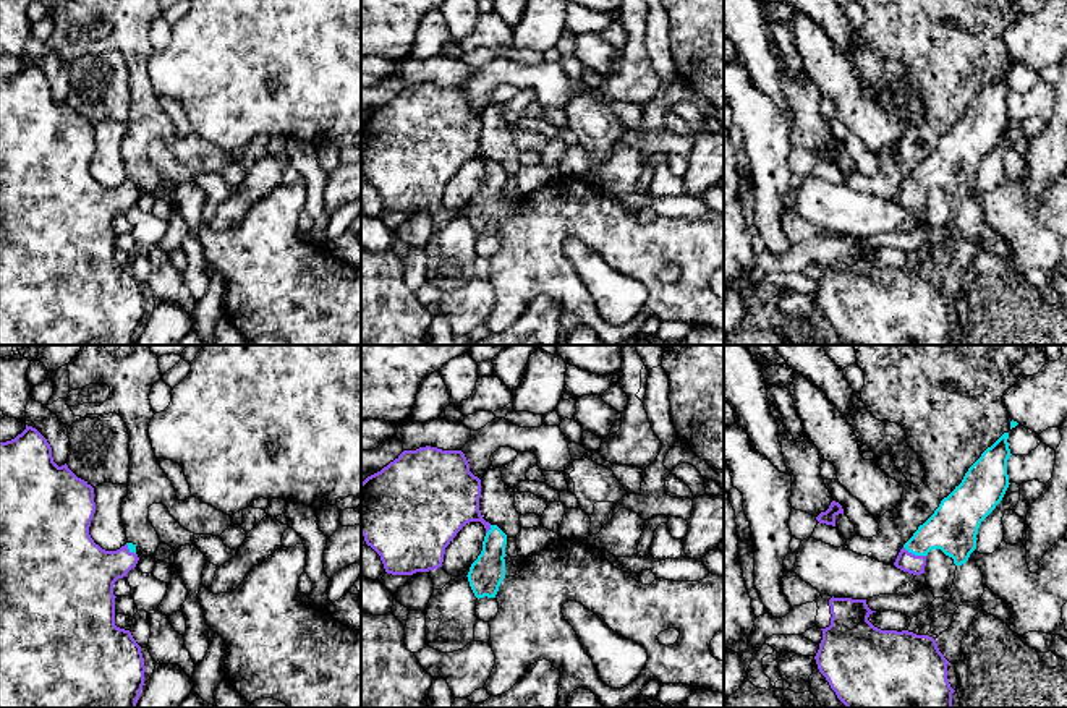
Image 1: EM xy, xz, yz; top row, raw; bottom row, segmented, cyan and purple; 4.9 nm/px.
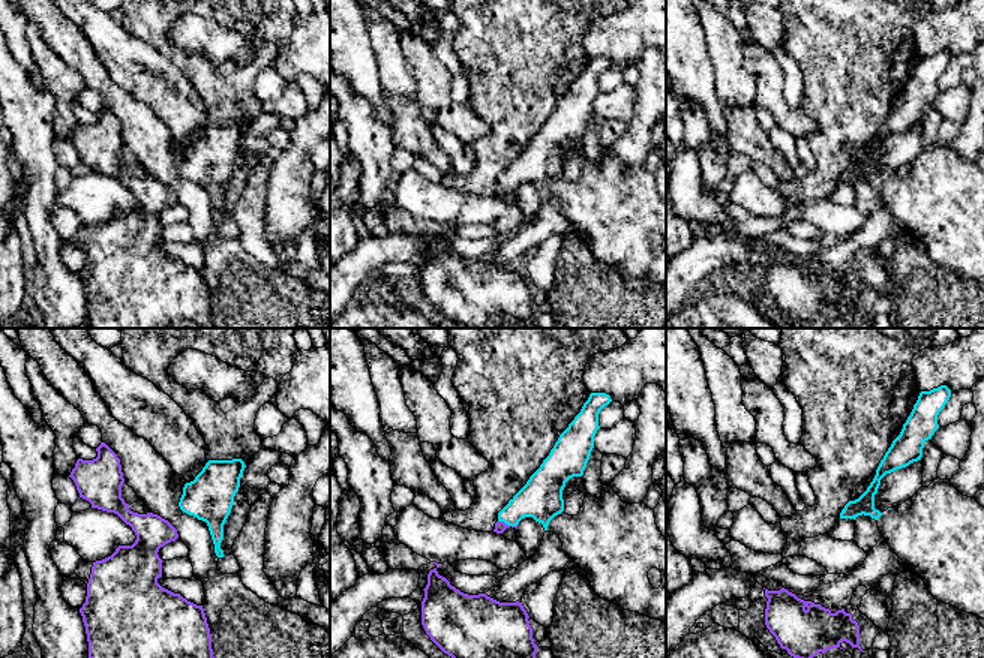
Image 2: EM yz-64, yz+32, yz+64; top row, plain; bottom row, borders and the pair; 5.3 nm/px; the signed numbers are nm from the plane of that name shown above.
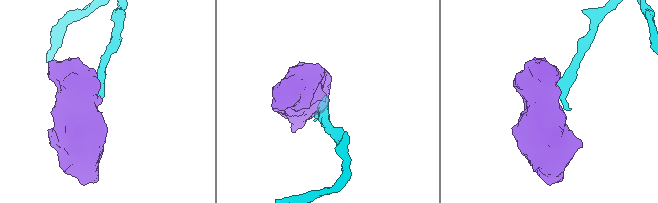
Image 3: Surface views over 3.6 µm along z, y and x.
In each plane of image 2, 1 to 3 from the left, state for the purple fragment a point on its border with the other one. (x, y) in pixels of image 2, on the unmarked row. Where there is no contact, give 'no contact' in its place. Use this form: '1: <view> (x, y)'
1: no contact
2: yz+32 (504, 186)
3: no contact

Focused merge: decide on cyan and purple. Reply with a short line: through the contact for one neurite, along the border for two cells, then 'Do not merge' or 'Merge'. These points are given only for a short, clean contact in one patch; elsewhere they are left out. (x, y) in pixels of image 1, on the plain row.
Line: yz (952, 166), (938, 169), (915, 191), (905, 198). Merge

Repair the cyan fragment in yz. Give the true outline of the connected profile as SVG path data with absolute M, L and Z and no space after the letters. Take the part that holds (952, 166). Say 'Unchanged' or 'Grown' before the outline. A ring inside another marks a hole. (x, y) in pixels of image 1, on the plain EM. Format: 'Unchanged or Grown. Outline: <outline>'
Grown. Outline: M1004 70L968 105L962 120L941 138L934 151L918 164L900 186L894 203L903 209L925 211L926 193L941 186L959 204L976 186L981 159L996 146L1009 125L1009 70Z

